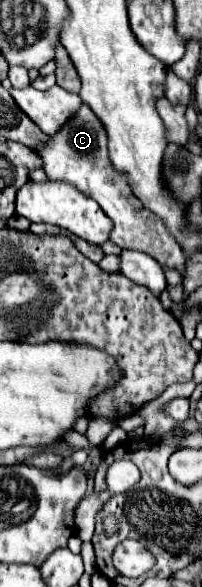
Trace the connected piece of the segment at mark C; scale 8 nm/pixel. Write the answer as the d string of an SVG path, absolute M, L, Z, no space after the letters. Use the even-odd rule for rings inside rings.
M86 103L80 105L80 109L62 125L62 129L56 135L50 137L48 143L36 147L36 153L42 157L42 169L50 179L76 185L82 193L92 197L102 207L102 211L114 223L114 229L110 233L112 243L116 243L118 247L148 253L158 263L164 263L182 273L184 267L182 247L170 235L166 223L152 211L144 209L140 199L132 193L126 175L118 173L112 167L112 161L108 157L106 129L102 127L102 121L94 115L94 111L86 107Z

